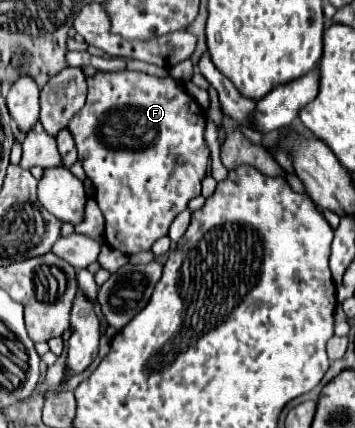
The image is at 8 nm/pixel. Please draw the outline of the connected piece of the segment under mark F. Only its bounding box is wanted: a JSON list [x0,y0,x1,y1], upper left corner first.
[68,70,210,256]

